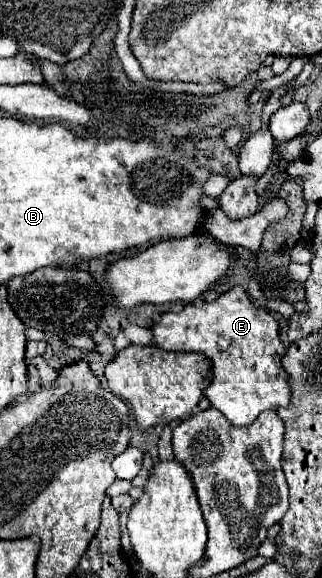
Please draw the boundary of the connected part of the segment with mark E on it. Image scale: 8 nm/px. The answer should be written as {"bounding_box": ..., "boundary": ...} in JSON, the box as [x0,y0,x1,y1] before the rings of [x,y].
{"bounding_box":[153,287,289,425],"boundary":[[[233,287],[227,293],[219,295],[211,303],[189,303],[181,313],[163,313],[161,321],[153,323],[153,347],[163,351],[193,351],[203,353],[213,367],[213,379],[209,387],[205,387],[203,395],[211,401],[215,409],[219,409],[233,425],[251,425],[259,413],[267,409],[287,407],[289,403],[289,383],[287,373],[281,367],[281,355],[285,353],[285,345],[279,339],[279,321],[261,307],[255,307],[245,293],[243,287]]]}

